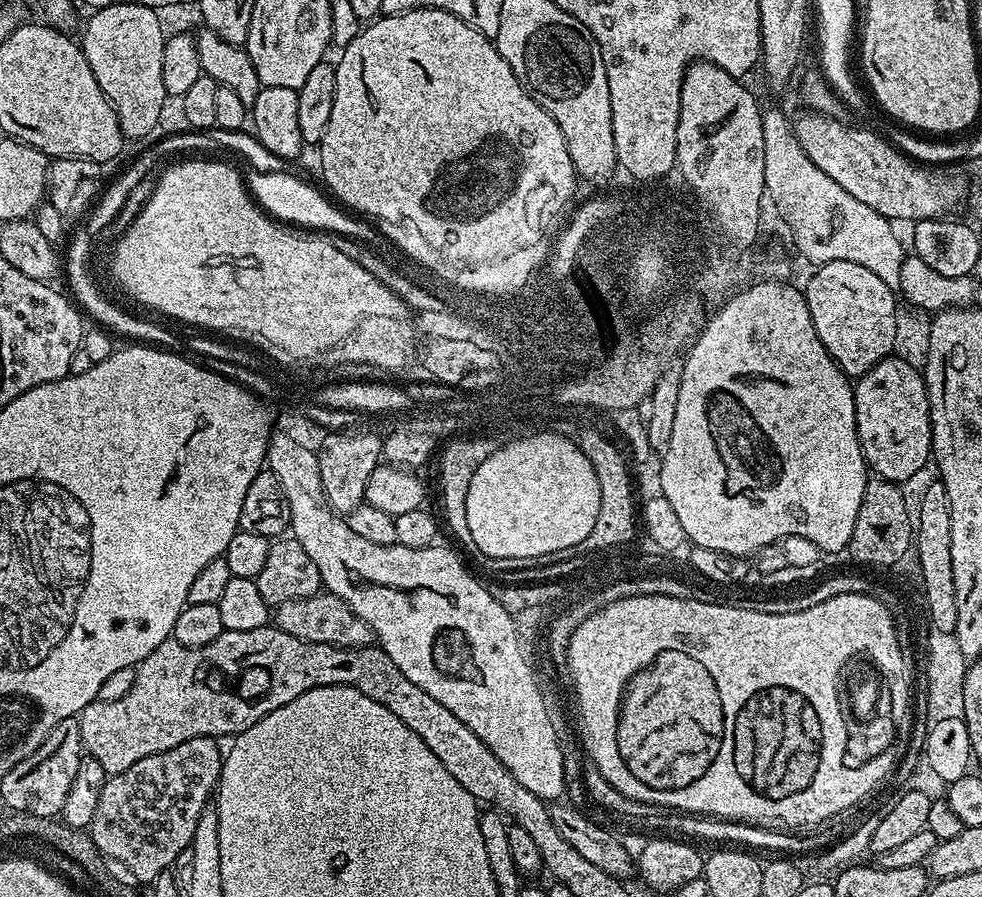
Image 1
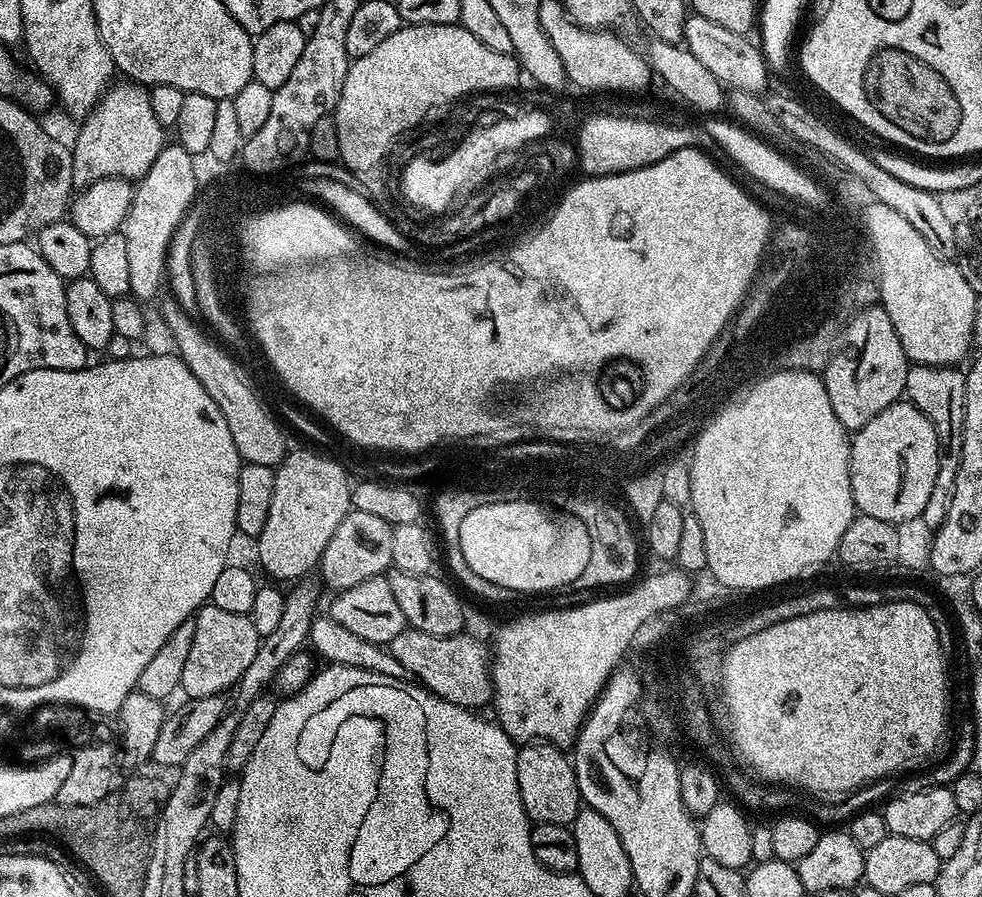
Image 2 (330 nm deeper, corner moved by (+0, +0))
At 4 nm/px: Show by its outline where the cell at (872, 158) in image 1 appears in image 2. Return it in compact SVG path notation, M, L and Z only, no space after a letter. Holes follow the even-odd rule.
M691 13L690 15L687 15L685 17L684 22L684 38L683 38L683 45L685 48L687 48L688 52L694 55L694 58L698 60L702 64L702 66L706 67L706 70L709 70L710 74L714 74L716 78L721 82L722 85L725 87L728 87L729 89L740 89L740 90L746 90L747 92L755 92L755 93L761 93L762 89L766 86L766 80L768 76L770 77L770 72L767 67L767 61L764 59L763 51L753 42L753 44L748 40L750 39L745 33L736 32L732 30L726 30L724 26L719 26L716 22L712 22L708 18L702 18L701 15L698 15L696 13Z

